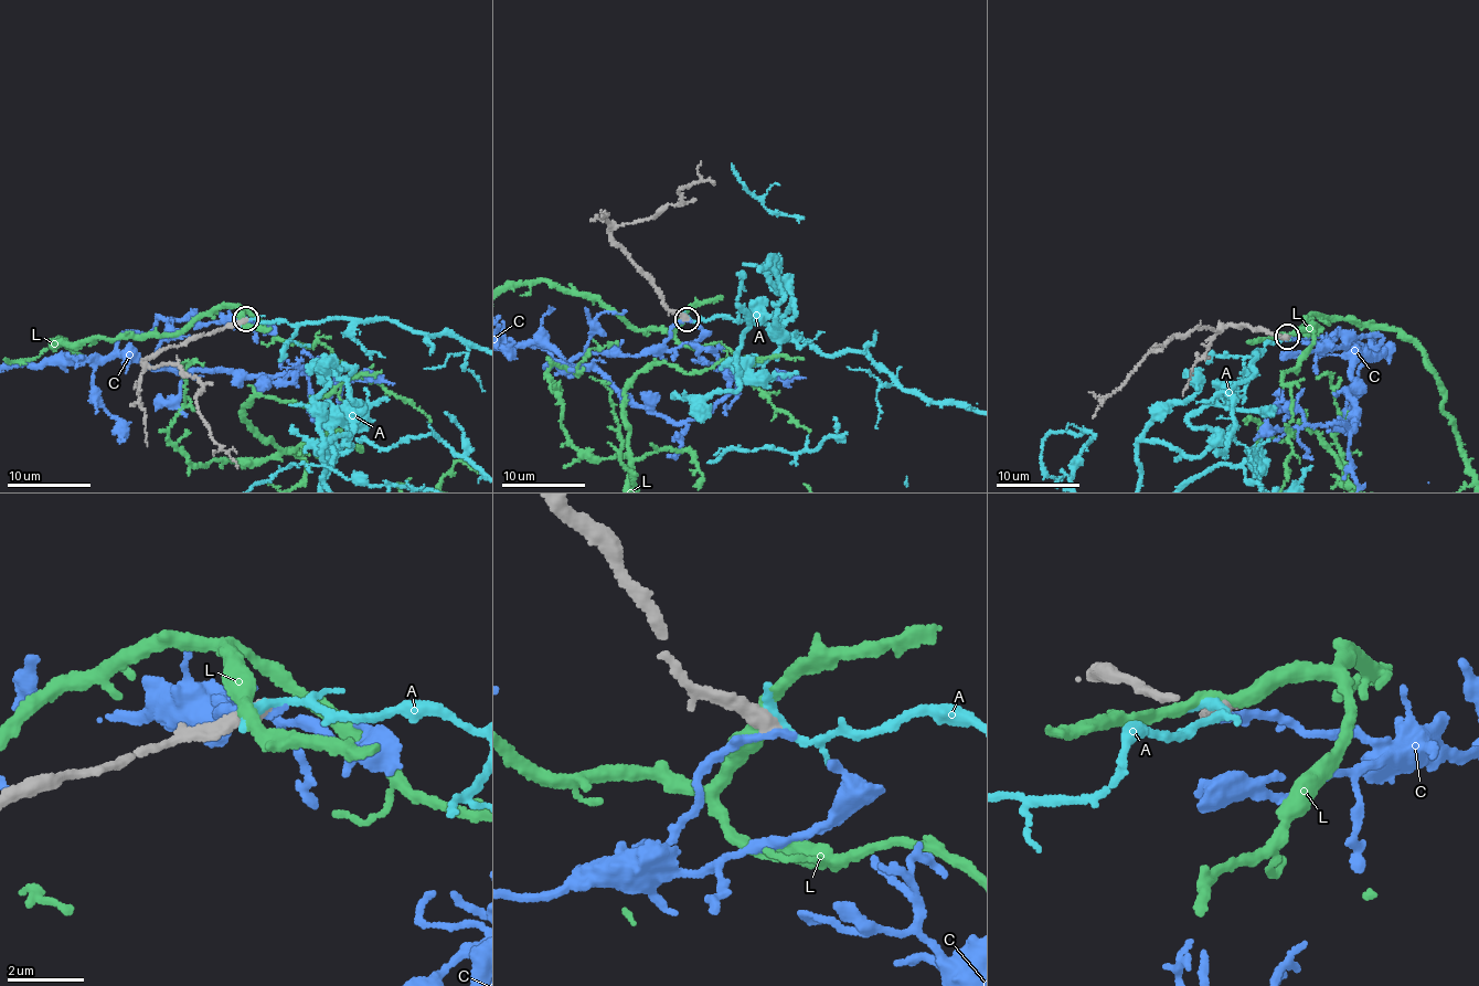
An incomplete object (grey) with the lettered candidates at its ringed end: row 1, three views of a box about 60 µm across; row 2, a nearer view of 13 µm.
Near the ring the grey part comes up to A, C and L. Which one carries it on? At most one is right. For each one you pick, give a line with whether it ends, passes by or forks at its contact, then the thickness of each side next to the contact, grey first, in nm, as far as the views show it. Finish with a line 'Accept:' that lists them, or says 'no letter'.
Accept: no letter

